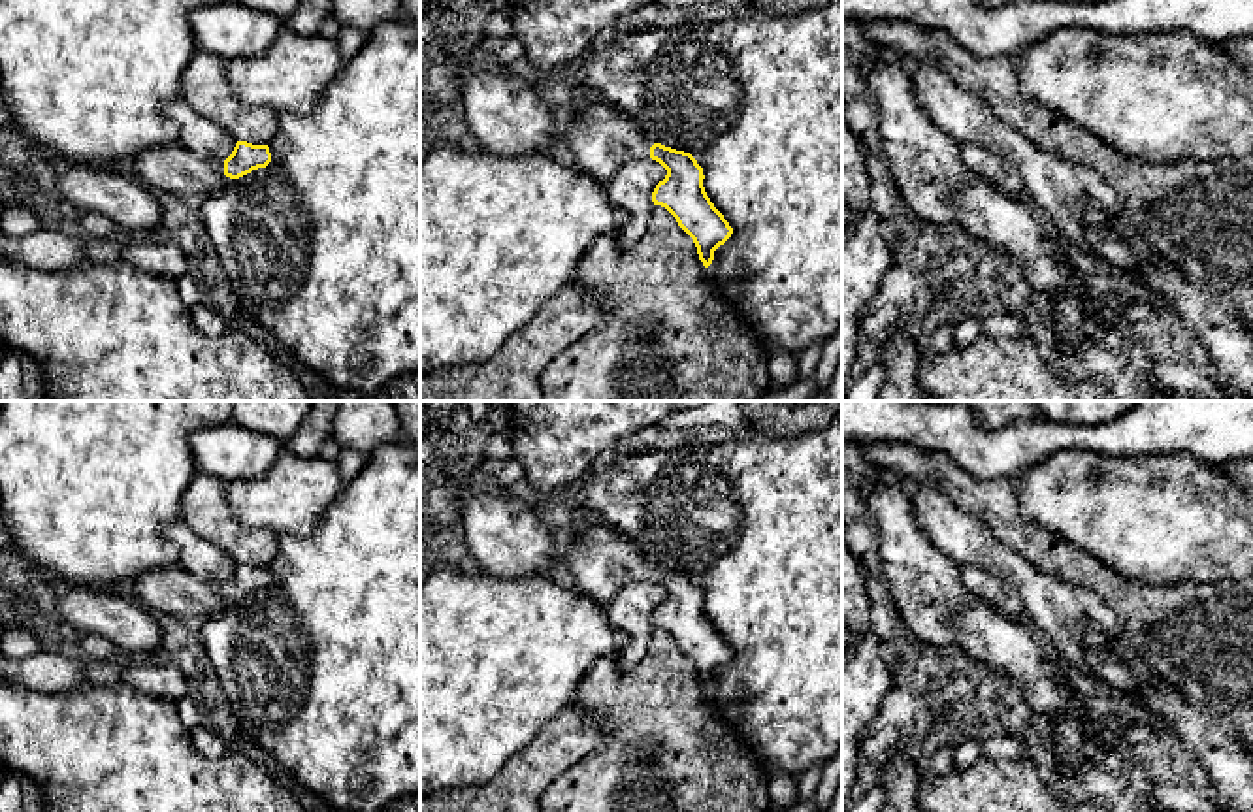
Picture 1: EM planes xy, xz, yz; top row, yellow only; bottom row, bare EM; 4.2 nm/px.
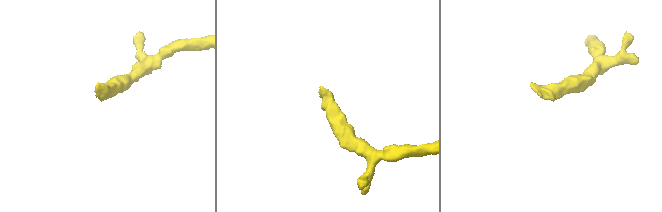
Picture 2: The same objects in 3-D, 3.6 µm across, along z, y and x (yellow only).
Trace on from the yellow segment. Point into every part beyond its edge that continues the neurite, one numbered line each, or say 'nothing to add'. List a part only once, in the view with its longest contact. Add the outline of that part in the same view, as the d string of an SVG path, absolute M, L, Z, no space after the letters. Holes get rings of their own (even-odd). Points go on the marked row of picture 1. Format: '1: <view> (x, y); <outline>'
1: xy (172, 168); M179 141L149 147L132 162L145 187L179 198L213 194L234 181L224 175L224 160L196 154Z

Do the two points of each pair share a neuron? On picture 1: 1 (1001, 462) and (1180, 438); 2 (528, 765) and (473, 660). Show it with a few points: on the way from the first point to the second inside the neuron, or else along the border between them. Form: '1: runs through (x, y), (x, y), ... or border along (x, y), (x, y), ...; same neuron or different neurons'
1: runs through (1046, 438), (1135, 438); same neuron
2: border along (551, 718), (488, 780); different neurons

